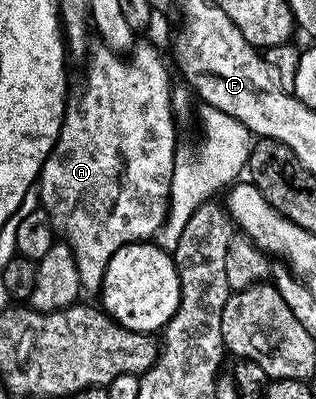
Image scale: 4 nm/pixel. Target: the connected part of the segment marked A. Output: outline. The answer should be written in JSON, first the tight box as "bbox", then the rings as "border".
{"bbox":[38,42,178,292],"border":[[[137,42],[127,56],[128,63],[123,63],[121,56],[117,52],[111,51],[109,47],[100,45],[96,51],[93,50],[87,56],[88,76],[84,79],[84,88],[80,91],[80,96],[76,99],[76,104],[69,106],[64,112],[64,123],[60,126],[60,135],[56,138],[56,144],[52,146],[51,153],[46,157],[44,168],[40,171],[38,180],[39,206],[48,214],[53,228],[62,236],[63,242],[70,245],[74,253],[74,261],[78,261],[78,277],[81,288],[85,292],[99,292],[106,265],[110,265],[110,257],[126,243],[138,243],[148,241],[155,236],[164,218],[168,216],[168,198],[170,197],[170,185],[172,184],[172,174],[176,164],[178,148],[176,148],[176,126],[178,120],[172,113],[172,88],[174,80],[168,76],[168,67],[164,64],[164,59],[160,56],[160,51],[156,47],[151,47],[148,43]]]}

